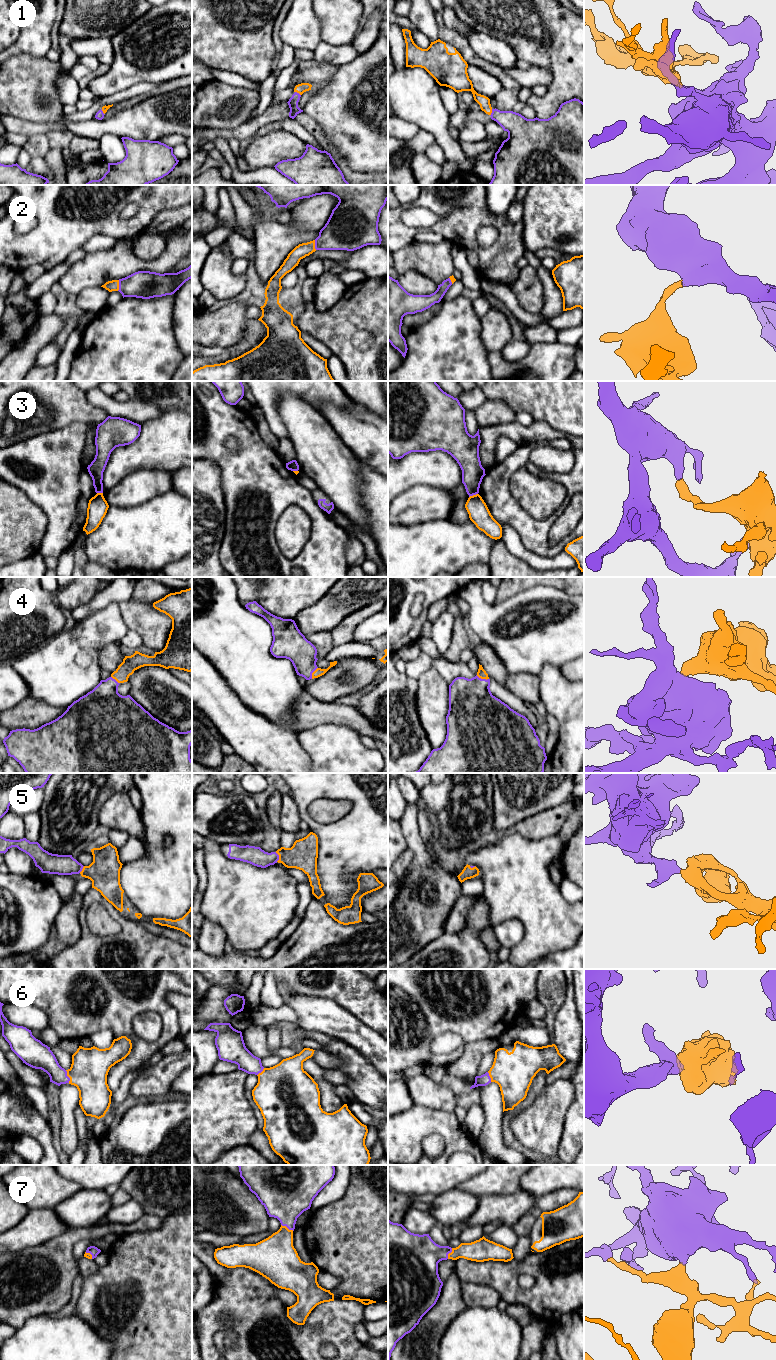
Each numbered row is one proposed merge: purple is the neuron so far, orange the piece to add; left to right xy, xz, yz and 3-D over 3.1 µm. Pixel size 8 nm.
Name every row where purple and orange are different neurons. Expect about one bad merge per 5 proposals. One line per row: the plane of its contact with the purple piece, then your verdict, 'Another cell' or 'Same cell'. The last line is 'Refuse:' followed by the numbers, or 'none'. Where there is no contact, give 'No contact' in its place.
1: Touches purple in yz. Same cell
2: Touches purple in xy. Same cell
3: Touches purple in yz. Another cell
4: Touches purple in yz. Same cell
5: Touches purple in xz. Same cell
6: Touches purple in xy. Same cell
7: Touches purple in xz. Same cell
Refuse: 3

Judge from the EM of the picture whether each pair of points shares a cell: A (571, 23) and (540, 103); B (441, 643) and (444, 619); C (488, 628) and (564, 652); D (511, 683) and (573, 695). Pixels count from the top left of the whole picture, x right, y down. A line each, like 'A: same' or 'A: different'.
A: same
B: same
C: same
D: different

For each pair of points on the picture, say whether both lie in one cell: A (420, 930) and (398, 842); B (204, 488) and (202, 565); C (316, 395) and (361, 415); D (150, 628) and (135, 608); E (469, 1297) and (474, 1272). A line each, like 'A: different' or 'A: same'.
A: different
B: same
C: different
D: same
E: different

